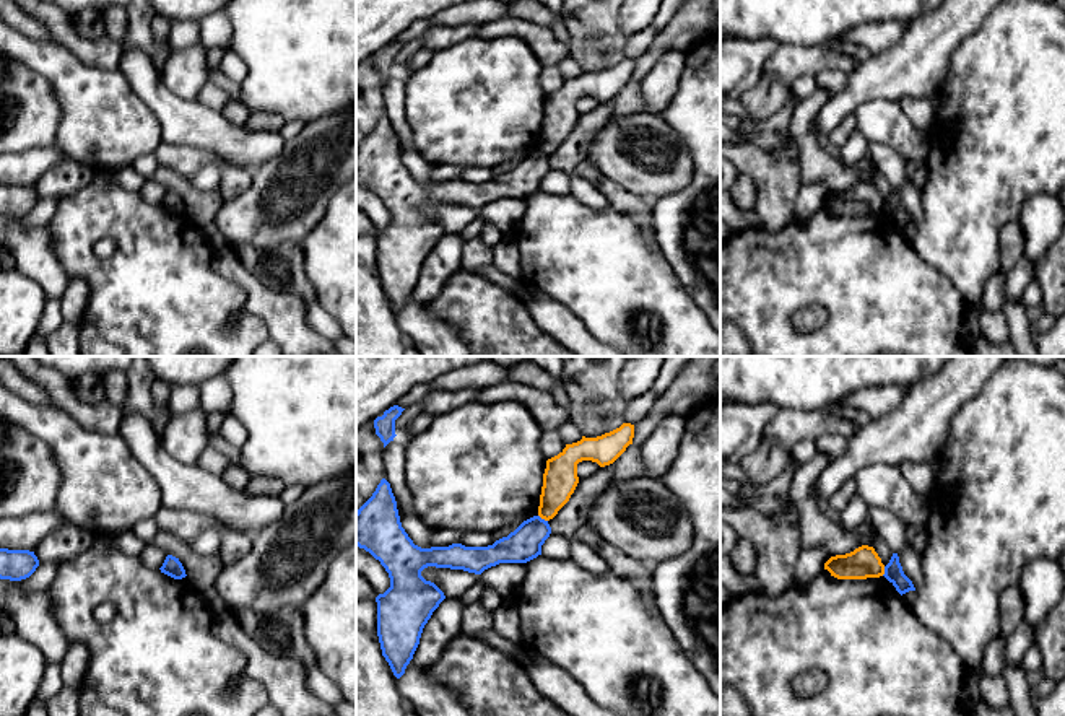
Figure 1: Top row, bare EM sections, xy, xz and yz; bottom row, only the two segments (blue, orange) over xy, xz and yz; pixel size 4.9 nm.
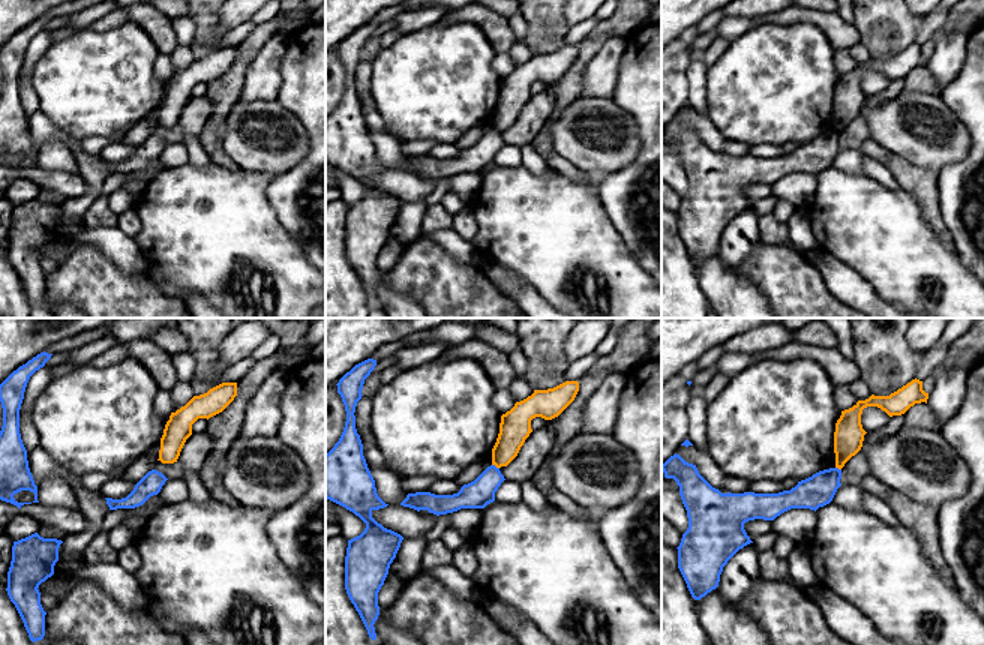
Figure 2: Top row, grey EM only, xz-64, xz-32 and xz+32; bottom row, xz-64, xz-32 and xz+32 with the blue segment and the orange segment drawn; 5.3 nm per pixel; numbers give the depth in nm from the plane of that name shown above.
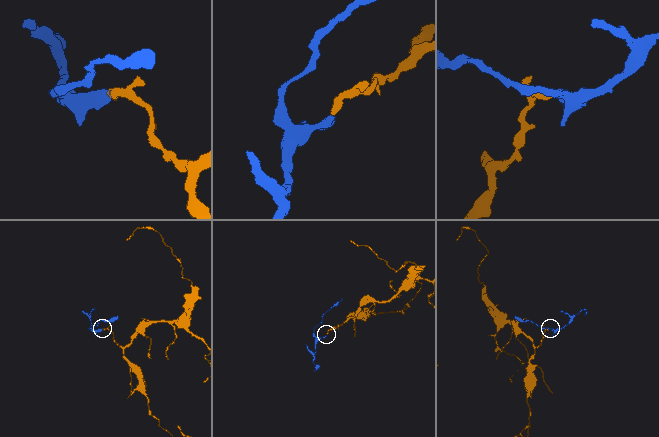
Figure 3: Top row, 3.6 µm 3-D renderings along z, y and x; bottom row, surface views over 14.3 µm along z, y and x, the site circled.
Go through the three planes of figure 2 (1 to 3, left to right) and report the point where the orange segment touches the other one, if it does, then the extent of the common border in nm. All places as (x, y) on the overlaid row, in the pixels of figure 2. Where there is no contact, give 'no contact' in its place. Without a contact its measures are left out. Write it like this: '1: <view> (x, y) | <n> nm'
1: no contact
2: xz-32 (494, 465) | 50 nm
3: xz+32 (837, 468) | 40 nm

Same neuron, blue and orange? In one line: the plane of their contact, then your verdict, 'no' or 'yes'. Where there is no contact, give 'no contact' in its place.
xz | no

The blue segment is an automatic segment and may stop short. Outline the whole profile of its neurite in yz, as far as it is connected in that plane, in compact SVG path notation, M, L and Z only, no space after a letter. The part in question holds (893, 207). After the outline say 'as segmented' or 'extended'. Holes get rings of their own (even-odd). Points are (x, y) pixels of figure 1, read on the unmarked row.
M893 189L889 199L885 202L883 210L902 231L909 226L915 226L912 216L904 210L898 189Z; as segmented

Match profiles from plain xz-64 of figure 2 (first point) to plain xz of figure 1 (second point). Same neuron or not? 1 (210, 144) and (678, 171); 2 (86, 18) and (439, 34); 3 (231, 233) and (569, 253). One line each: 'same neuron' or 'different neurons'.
1: different neurons
2: same neuron
3: same neuron

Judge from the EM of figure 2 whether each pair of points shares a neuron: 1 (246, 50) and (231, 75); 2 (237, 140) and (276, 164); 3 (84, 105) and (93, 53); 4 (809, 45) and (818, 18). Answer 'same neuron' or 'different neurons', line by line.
1: same neuron
2: same neuron
3: same neuron
4: different neurons

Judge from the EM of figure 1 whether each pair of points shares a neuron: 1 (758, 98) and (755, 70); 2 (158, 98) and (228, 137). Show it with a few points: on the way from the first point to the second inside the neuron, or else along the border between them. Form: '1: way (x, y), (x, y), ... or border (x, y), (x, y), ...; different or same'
1: border (763, 75), (737, 96); different
2: way (176, 116), (184, 122), (210, 130); same

